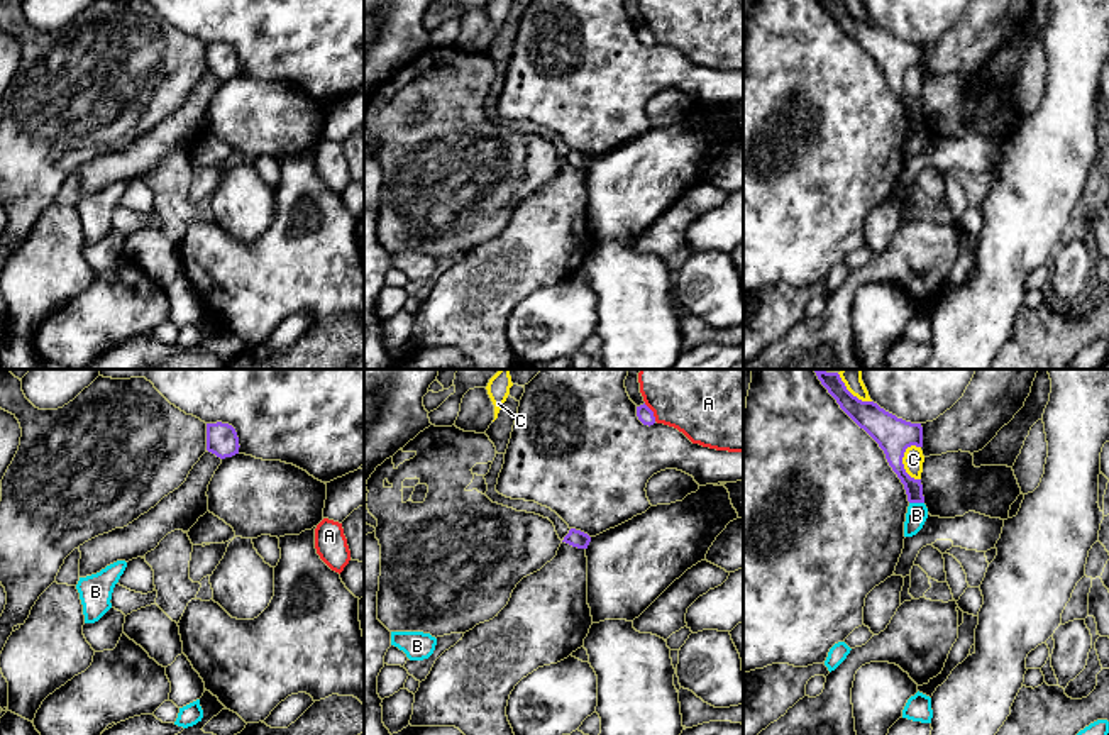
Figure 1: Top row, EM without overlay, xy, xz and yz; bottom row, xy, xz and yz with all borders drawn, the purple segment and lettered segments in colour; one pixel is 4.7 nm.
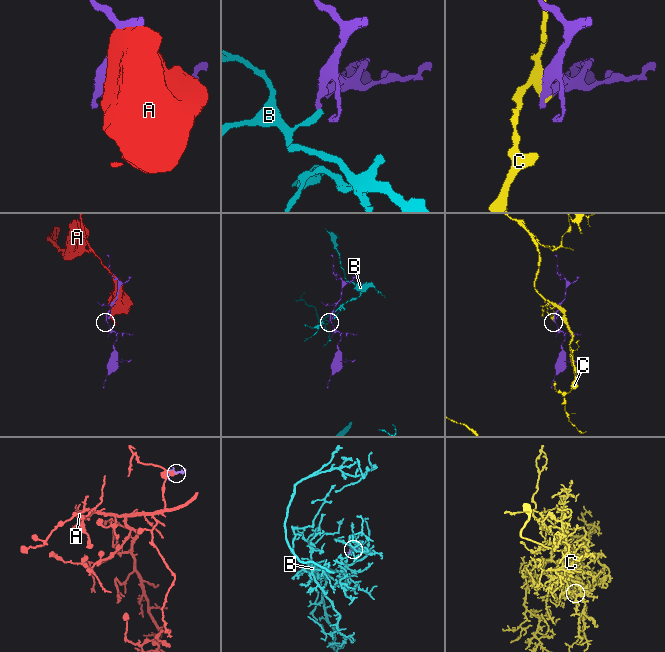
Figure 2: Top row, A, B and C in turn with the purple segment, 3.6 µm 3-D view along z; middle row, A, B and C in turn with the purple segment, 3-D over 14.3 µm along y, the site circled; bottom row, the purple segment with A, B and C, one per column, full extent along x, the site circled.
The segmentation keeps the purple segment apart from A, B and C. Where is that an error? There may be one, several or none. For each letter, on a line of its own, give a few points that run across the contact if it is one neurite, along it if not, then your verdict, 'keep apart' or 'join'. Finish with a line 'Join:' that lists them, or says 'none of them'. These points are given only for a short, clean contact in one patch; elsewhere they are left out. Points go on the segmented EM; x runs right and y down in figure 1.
A: keep apart
B: line yz (910, 502), (923, 503); keep apart
C: keep apart
Join: none of them

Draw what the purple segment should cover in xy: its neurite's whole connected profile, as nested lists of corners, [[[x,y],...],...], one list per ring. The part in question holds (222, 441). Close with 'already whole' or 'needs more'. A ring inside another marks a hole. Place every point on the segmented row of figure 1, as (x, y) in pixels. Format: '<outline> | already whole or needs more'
[[[207,423],[207,450],[220,459],[239,454],[239,437],[229,423]]] | already whole

